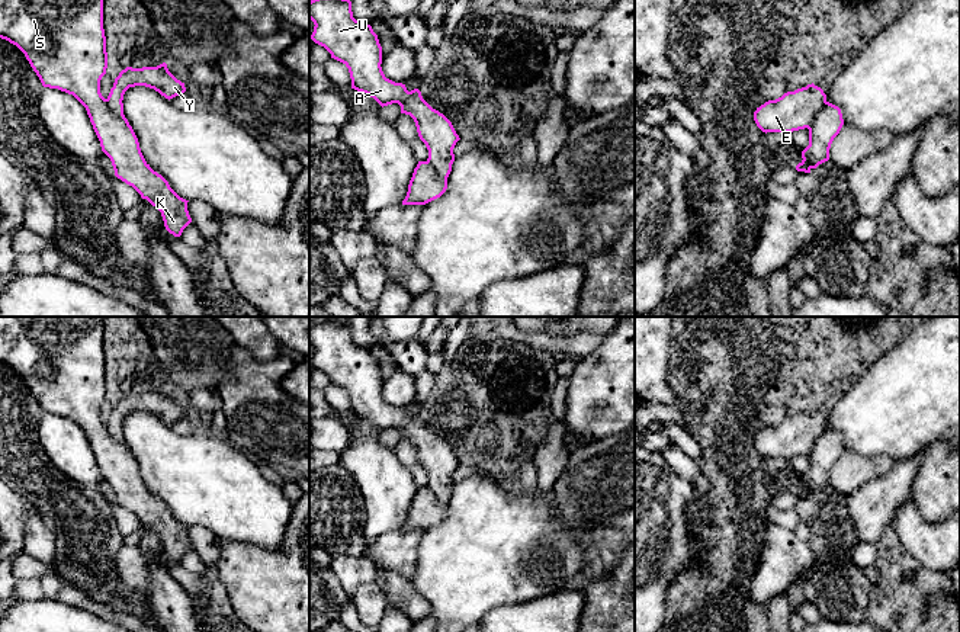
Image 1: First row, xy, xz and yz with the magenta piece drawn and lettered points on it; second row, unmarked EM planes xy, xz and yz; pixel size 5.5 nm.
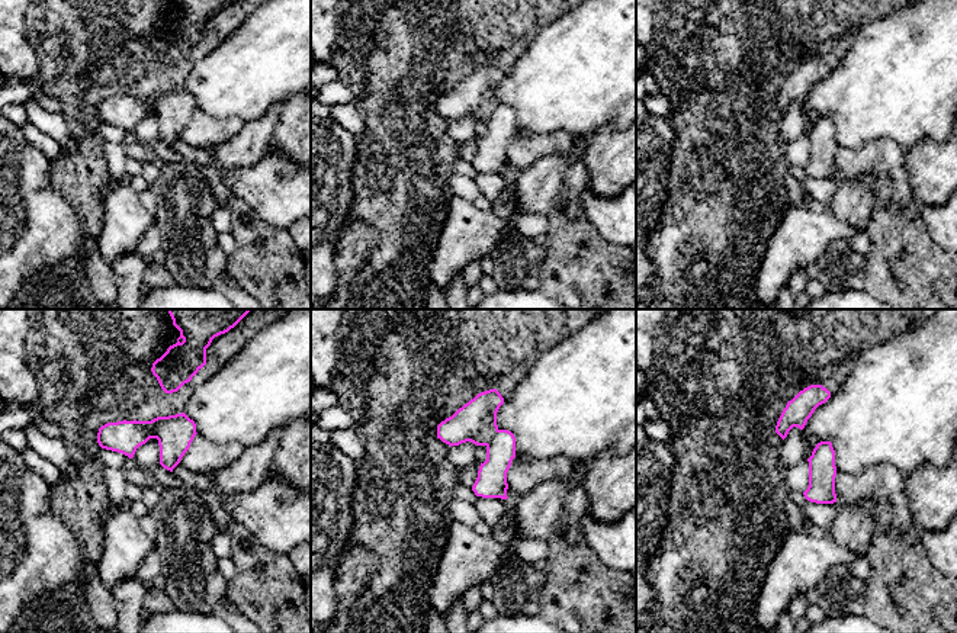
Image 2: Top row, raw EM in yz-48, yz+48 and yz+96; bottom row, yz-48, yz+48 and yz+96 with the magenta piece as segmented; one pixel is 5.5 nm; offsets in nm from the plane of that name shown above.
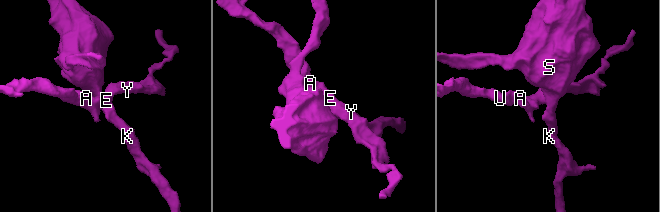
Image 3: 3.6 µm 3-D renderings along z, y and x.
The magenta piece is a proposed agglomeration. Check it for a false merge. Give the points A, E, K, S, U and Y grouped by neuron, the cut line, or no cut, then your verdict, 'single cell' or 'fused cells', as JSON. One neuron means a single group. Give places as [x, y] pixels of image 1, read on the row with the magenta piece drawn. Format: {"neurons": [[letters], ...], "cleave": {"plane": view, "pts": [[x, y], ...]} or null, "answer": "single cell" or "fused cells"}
{"neurons": [["A", "E", "U", "Y"], ["K", "S"]], "cleave": {"plane": "yz", "pts": [[825, 100], [808, 128]]}, "answer": "fused cells"}

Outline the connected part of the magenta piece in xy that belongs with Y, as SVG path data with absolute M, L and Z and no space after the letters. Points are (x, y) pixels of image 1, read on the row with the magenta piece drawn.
M163 62L157 67L142 67L132 68L126 67L115 78L113 87L106 99L112 112L119 116L123 115L123 94L129 87L145 86L154 89L166 99L173 99L186 92L184 83L177 80L167 68L167 64Z

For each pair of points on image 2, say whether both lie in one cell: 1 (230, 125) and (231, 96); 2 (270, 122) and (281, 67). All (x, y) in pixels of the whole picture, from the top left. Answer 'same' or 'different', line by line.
1: different
2: different

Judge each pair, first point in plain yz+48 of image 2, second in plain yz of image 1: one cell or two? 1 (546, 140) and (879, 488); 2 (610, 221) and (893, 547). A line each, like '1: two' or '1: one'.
1: two
2: two

